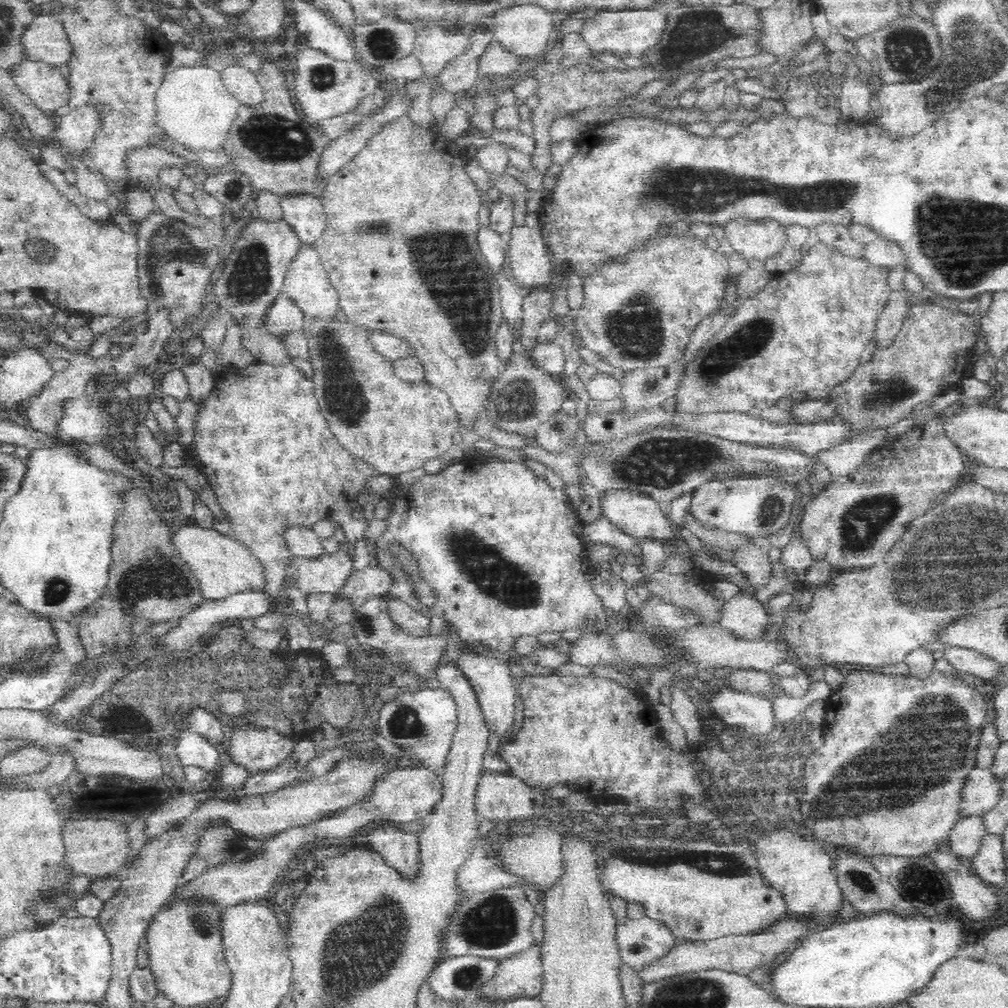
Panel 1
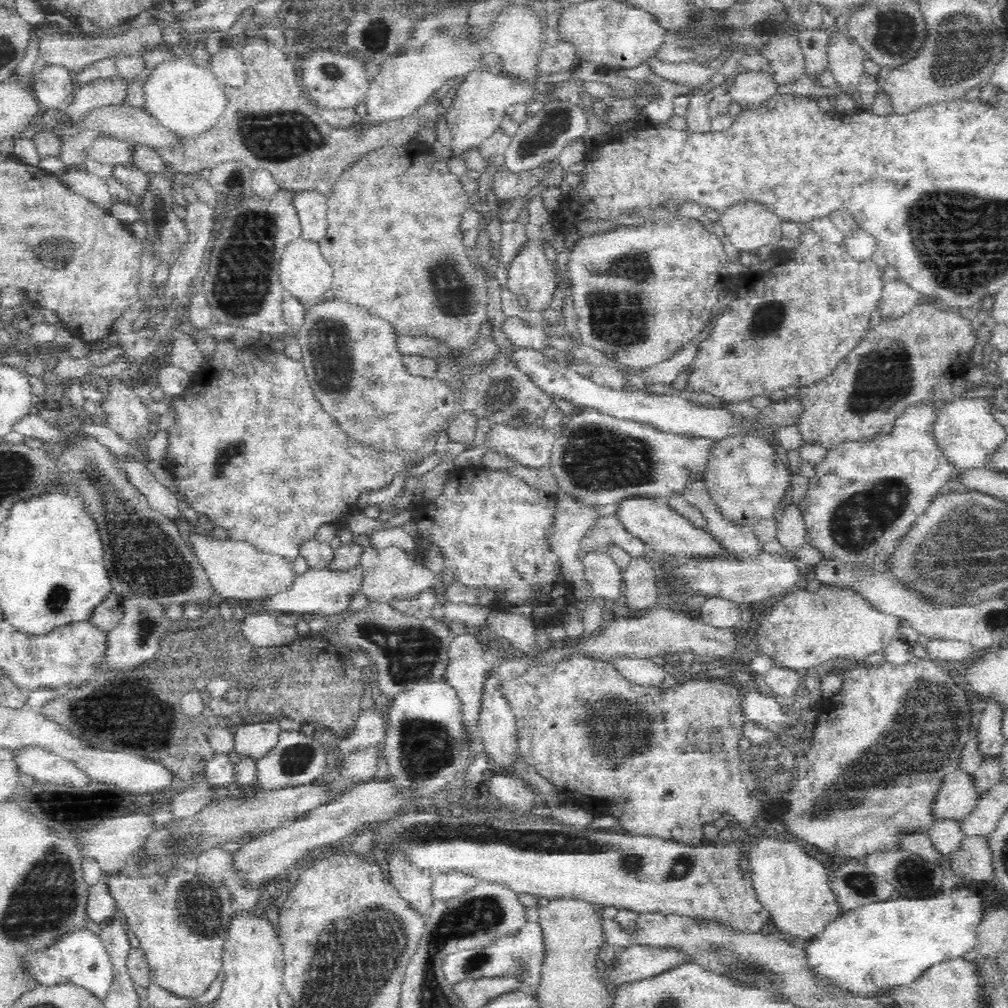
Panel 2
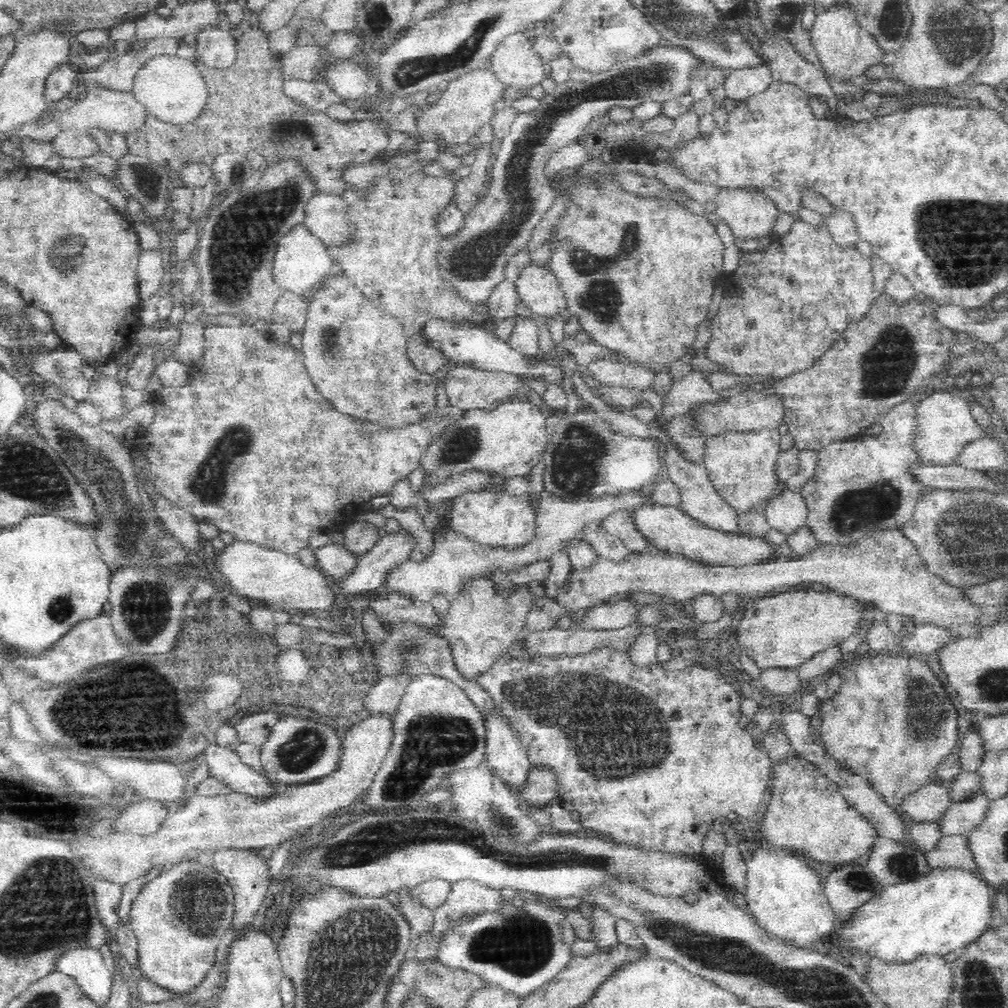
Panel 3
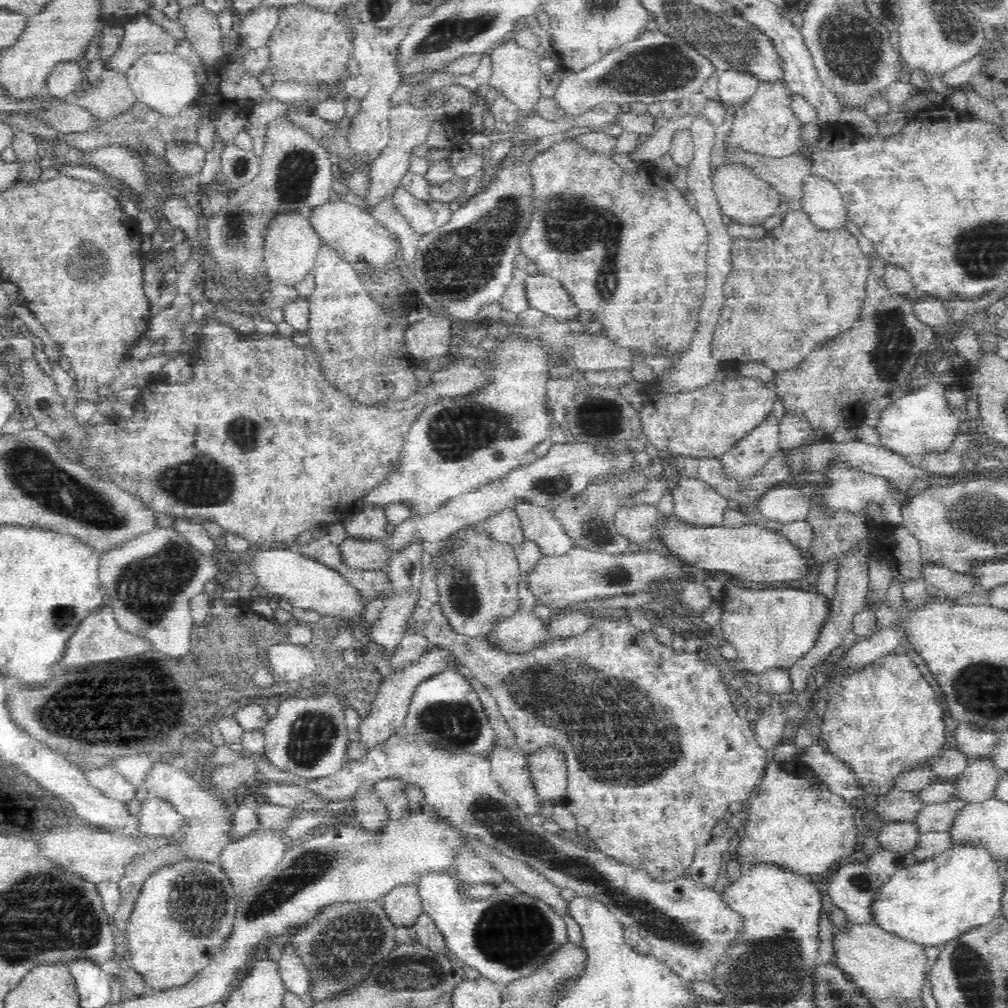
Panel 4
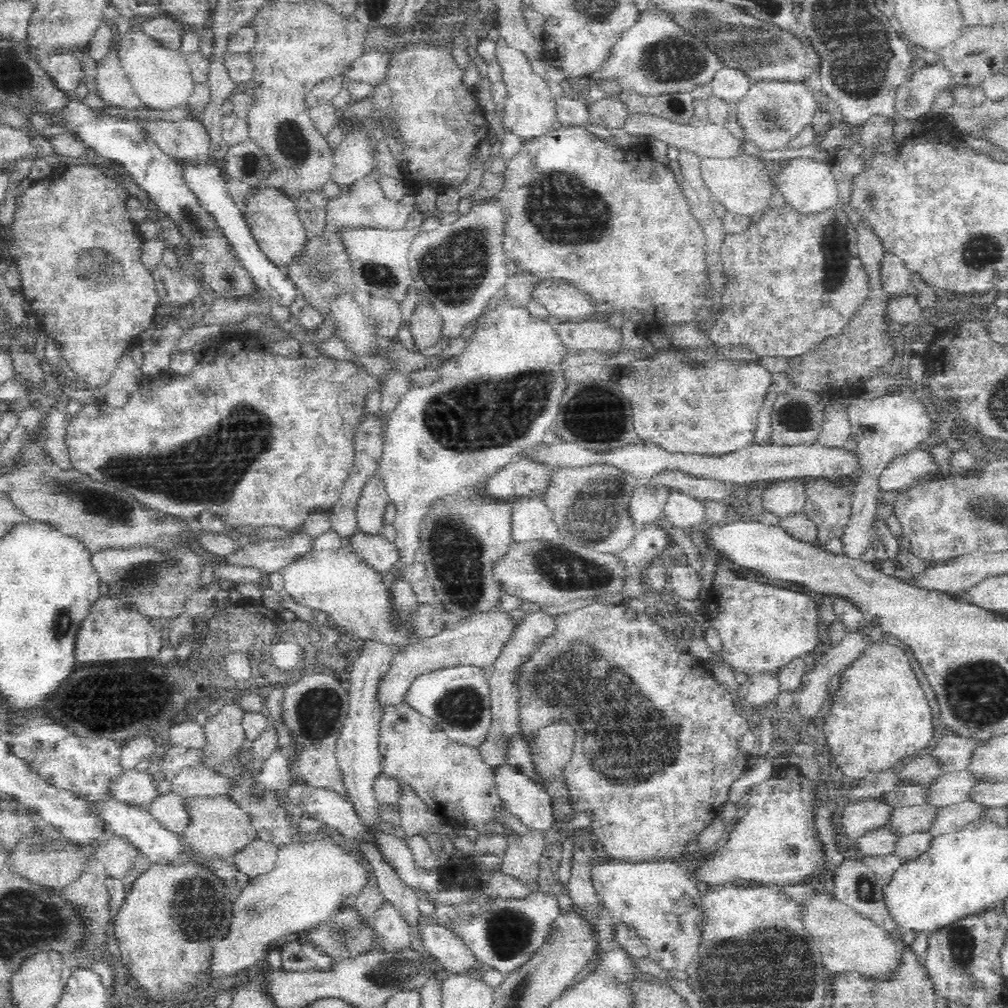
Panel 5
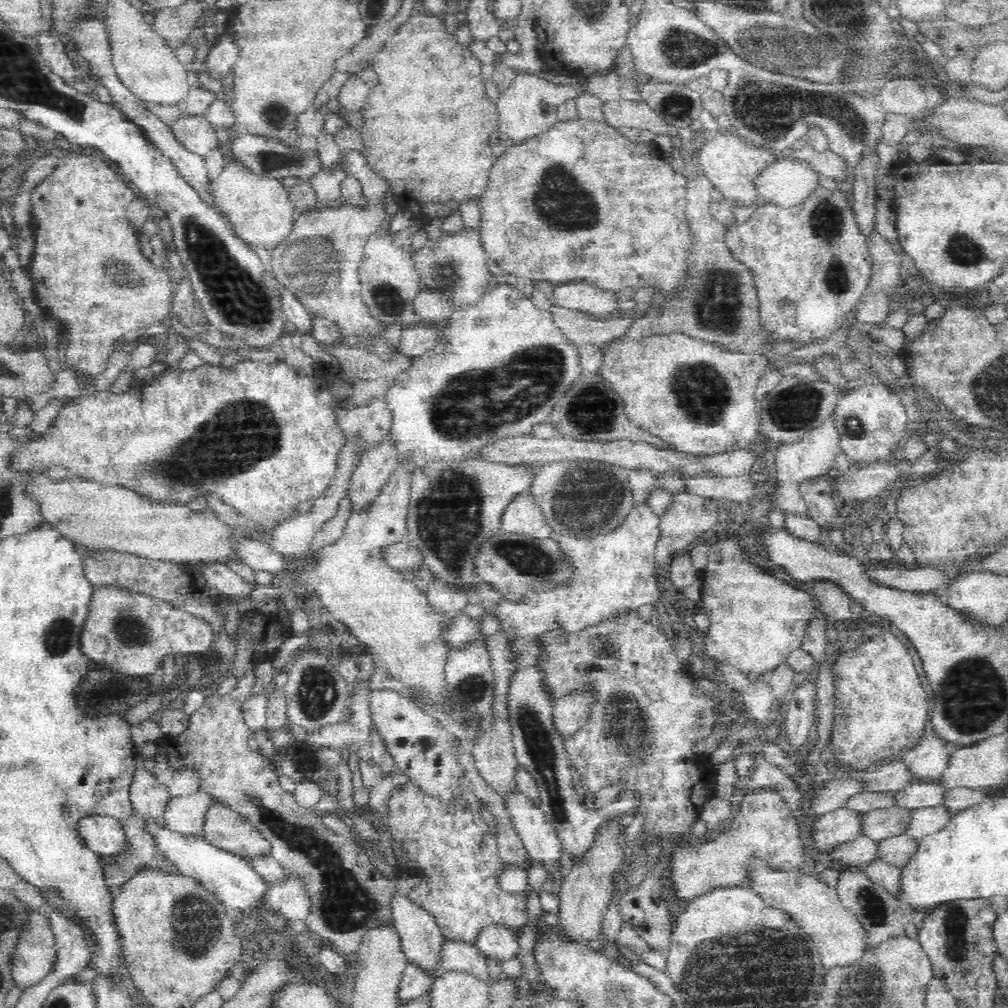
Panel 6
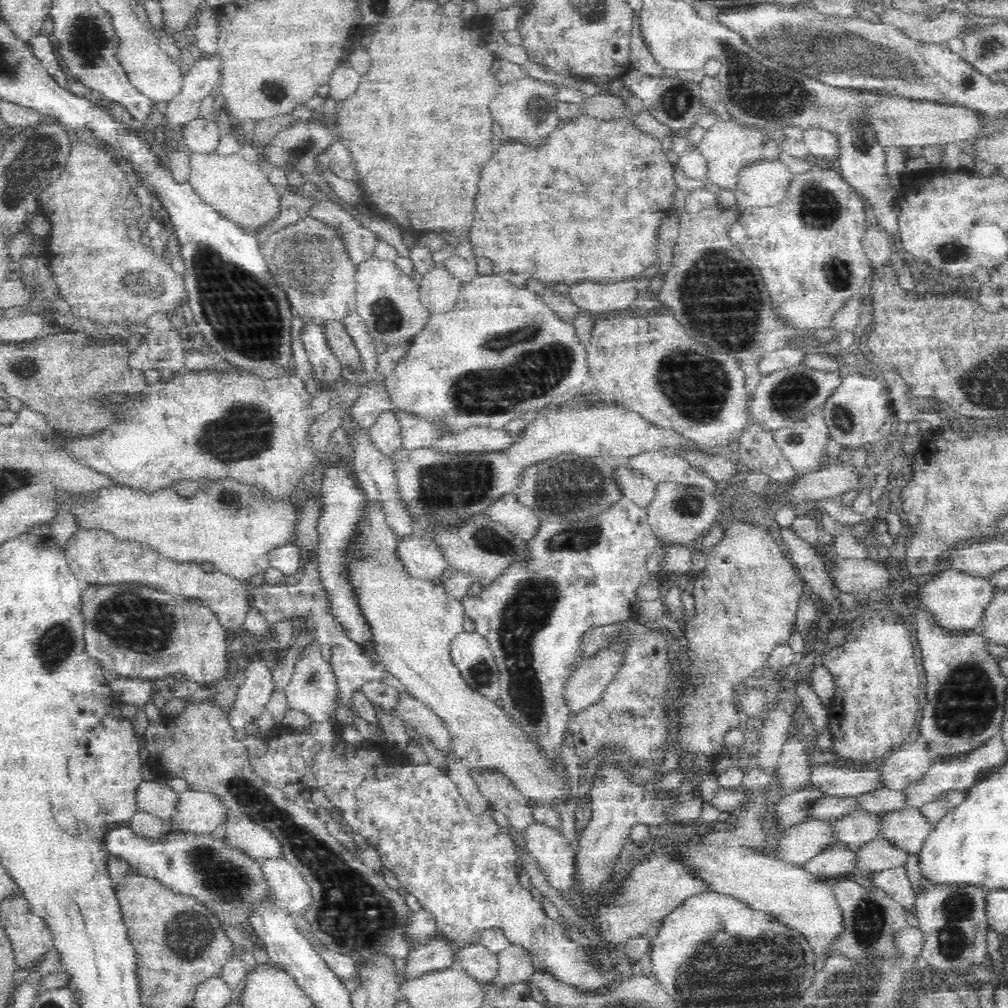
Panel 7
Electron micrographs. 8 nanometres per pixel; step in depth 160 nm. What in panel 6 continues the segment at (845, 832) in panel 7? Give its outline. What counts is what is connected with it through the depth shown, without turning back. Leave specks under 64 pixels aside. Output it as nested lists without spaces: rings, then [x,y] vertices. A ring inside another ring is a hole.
[[[894,805],[865,812],[861,816],[861,836],[877,843],[904,834],[910,815],[910,809]]]

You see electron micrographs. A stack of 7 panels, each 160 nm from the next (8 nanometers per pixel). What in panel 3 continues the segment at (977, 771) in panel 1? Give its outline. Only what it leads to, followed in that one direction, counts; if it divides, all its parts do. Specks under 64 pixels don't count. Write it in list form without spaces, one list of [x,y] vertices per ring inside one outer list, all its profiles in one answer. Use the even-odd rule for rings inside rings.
[[[929,780],[920,789],[909,792],[896,807],[902,808],[904,816],[912,822],[936,822],[950,803],[947,787]]]

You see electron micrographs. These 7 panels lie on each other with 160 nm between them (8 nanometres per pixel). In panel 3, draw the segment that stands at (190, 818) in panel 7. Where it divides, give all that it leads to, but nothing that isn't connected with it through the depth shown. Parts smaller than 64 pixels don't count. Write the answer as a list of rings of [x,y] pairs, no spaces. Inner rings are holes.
[[[138,800],[117,812],[116,819],[113,821],[113,832],[150,835],[158,832],[168,814],[169,809],[160,801]]]

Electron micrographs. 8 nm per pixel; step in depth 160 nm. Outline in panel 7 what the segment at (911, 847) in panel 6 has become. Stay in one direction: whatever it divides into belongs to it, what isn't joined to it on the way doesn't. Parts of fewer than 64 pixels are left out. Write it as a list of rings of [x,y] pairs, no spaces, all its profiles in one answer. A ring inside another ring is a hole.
[[[874,838],[855,852],[855,868],[866,875],[906,865],[910,854],[898,850],[882,838]]]

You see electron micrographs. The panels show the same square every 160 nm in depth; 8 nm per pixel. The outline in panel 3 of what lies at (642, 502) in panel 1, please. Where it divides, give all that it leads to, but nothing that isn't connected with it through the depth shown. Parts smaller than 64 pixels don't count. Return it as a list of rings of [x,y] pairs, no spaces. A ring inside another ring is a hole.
[[[654,501],[641,504],[632,510],[632,517],[638,531],[646,537],[651,550],[679,555],[702,565],[730,566],[736,569],[742,566],[764,565],[778,558],[774,544],[770,544],[765,537],[751,537],[742,532],[708,528],[672,505],[658,505]]]

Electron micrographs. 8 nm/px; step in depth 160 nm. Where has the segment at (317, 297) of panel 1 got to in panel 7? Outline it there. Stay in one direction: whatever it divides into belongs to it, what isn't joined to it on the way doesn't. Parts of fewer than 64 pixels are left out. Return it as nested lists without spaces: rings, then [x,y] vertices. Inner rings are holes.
[[[191,152],[188,183],[204,204],[215,209],[223,218],[239,224],[246,232],[254,233],[262,225],[274,220],[280,210],[280,199],[275,186],[268,179],[268,171],[248,162],[242,154],[222,156],[214,152]]]

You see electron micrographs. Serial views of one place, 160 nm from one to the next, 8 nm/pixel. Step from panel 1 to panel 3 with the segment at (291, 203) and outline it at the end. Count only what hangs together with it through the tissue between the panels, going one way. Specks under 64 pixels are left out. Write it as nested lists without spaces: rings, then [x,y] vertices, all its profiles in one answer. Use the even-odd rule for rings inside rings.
[[[318,192],[305,209],[303,221],[328,248],[342,248],[357,240],[358,225],[351,217],[350,202],[343,195]]]

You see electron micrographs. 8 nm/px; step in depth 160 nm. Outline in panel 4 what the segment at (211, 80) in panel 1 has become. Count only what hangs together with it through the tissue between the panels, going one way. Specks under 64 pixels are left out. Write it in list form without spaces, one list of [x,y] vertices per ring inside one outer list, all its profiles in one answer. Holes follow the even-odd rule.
[[[176,44],[174,52],[147,52],[138,55],[127,72],[128,83],[137,101],[163,116],[174,117],[184,108],[195,105],[202,92],[202,86],[196,81],[196,66],[203,63],[198,52],[192,49],[191,44],[184,50],[178,47]]]

